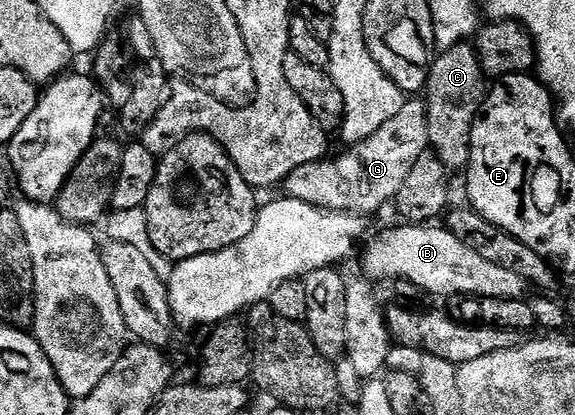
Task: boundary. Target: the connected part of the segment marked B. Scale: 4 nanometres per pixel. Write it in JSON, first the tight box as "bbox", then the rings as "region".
{"bbox":[361,224,527,298],"region":[[[398,224],[395,230],[386,230],[383,234],[378,234],[374,239],[371,237],[365,243],[366,251],[362,254],[361,273],[367,279],[375,283],[389,283],[391,280],[405,280],[424,288],[427,294],[437,296],[449,296],[452,294],[476,294],[480,298],[522,298],[527,293],[527,282],[520,276],[515,276],[513,272],[508,272],[508,268],[500,268],[497,264],[491,264],[488,260],[483,260],[472,248],[467,248],[452,232],[438,224]]]}

